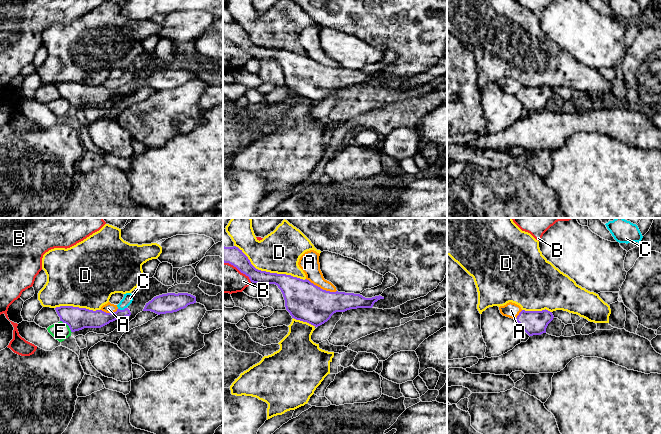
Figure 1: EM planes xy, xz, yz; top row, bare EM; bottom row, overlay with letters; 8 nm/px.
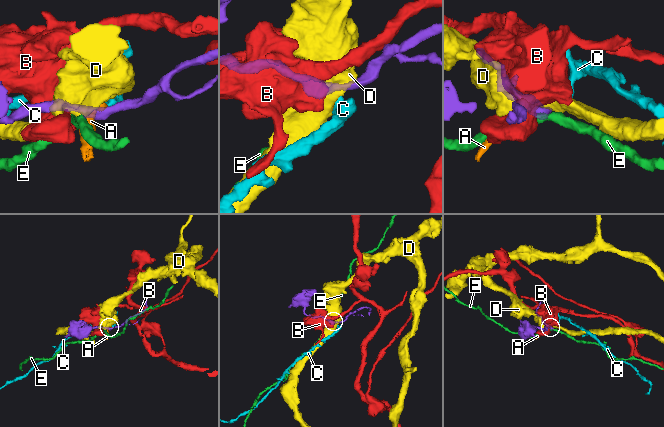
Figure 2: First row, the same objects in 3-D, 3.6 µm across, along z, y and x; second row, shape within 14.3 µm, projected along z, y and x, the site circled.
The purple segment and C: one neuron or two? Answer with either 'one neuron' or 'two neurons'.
two neurons

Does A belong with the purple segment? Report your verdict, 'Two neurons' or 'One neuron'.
Two neurons

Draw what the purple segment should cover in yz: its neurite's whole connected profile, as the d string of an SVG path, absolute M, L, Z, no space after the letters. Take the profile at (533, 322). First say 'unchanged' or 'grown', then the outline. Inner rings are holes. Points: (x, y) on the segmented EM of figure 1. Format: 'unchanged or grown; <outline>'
unchanged; M522 310L515 319L529 336L541 335L546 333L548 324L553 320L552 312L542 311L525 311Z

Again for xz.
unchanged; M223 246L223 262L236 267L253 283L277 285L283 294L286 310L292 318L307 322L315 327L327 322L336 312L372 308L375 302L384 299L380 295L365 298L360 294L330 292L321 289L307 279L258 270L236 246Z

